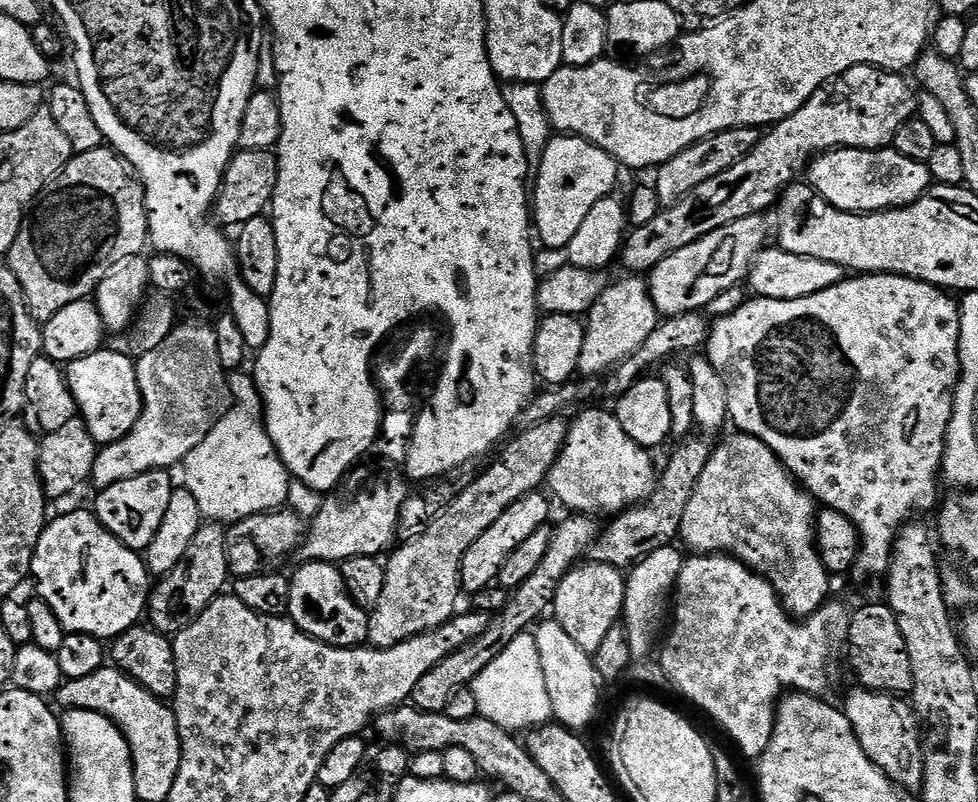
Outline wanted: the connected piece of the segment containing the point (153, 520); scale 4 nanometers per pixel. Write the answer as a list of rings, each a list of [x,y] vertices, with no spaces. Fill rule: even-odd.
[[[168,470],[143,472],[134,478],[126,478],[122,482],[114,482],[103,489],[96,500],[94,511],[110,534],[114,534],[128,548],[143,553],[154,542],[154,534],[158,534],[158,526],[162,526],[162,518],[170,503],[170,494],[174,487],[173,473]]]

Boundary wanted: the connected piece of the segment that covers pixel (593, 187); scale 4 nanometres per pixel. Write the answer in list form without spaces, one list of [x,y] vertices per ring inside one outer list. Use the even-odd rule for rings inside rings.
[[[571,134],[553,135],[545,148],[545,153],[542,154],[540,165],[534,171],[534,187],[530,192],[530,211],[539,243],[541,240],[544,248],[567,249],[570,238],[578,234],[586,214],[590,214],[590,209],[597,202],[602,202],[602,198],[611,196],[617,191],[616,179],[619,178],[620,172],[622,173],[622,168],[616,163],[616,159],[606,154],[606,150],[602,150],[596,144]]]

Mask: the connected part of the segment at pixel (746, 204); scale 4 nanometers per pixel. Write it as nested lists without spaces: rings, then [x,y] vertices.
[[[869,64],[854,66],[846,70],[835,80],[815,92],[810,99],[794,114],[790,114],[784,120],[767,129],[761,135],[760,141],[730,170],[702,182],[686,198],[682,198],[677,204],[669,204],[661,207],[658,218],[646,222],[646,226],[632,228],[627,233],[622,245],[622,251],[618,257],[619,263],[624,263],[629,273],[647,274],[651,272],[662,258],[670,258],[670,254],[678,254],[682,246],[690,246],[698,242],[698,238],[706,238],[714,230],[718,230],[727,224],[738,222],[742,218],[759,216],[767,213],[784,195],[784,189],[797,179],[796,176],[807,169],[814,154],[829,152],[831,148],[887,148],[891,145],[894,134],[898,134],[898,126],[902,126],[908,120],[913,119],[918,112],[918,96],[912,93],[913,85],[904,81],[905,77],[898,72],[886,72],[882,68],[871,68]]]

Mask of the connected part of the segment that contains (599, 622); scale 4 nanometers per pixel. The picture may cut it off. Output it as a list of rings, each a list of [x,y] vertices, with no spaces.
[[[591,562],[581,563],[560,579],[556,591],[554,619],[586,650],[589,654],[596,652],[606,634],[621,623],[624,614],[624,589],[626,576],[621,569],[611,568],[605,564]]]

